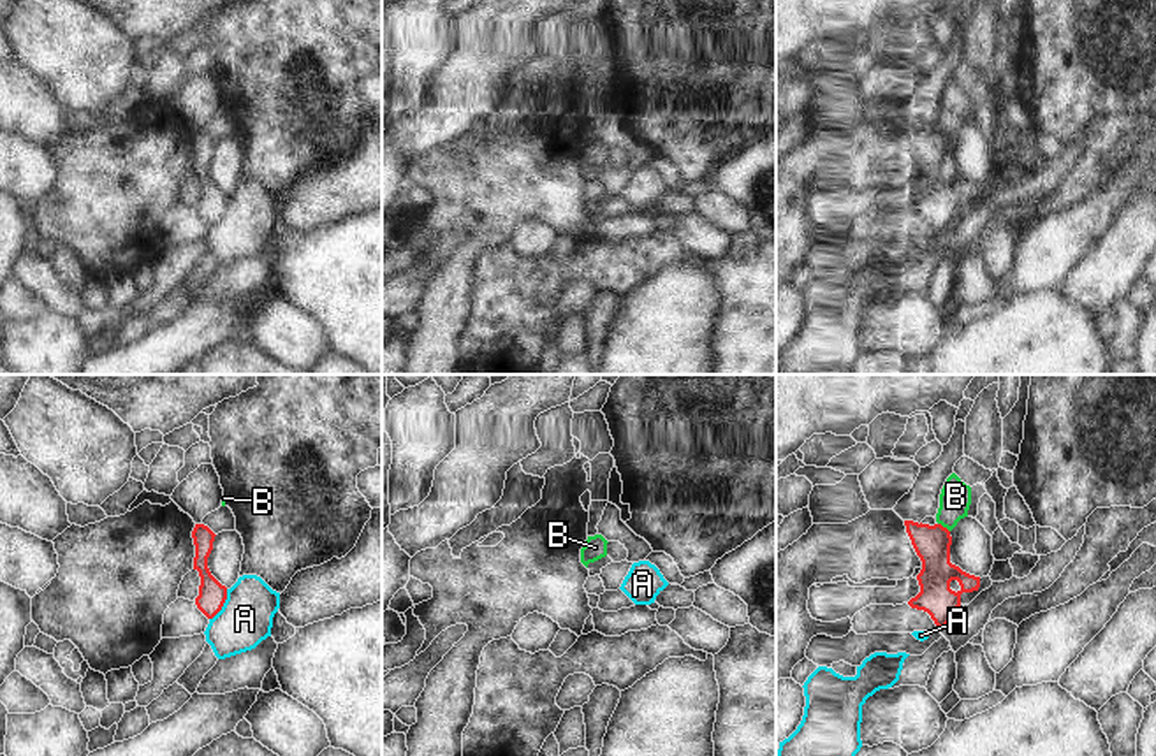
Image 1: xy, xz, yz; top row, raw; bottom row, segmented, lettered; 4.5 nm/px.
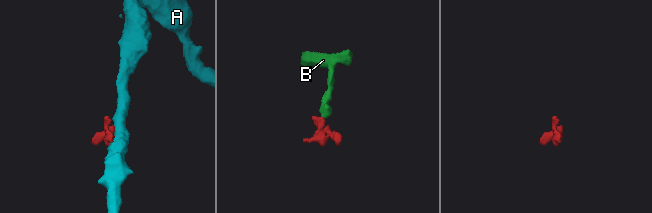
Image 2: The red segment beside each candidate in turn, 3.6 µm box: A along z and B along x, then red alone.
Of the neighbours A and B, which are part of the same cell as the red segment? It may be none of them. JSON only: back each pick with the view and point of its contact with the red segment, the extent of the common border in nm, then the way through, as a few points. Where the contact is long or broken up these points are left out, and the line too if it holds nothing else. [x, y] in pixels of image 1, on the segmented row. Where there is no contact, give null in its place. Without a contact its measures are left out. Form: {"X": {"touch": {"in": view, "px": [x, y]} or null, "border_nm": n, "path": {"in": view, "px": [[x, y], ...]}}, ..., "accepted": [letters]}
{"accepted": []}

